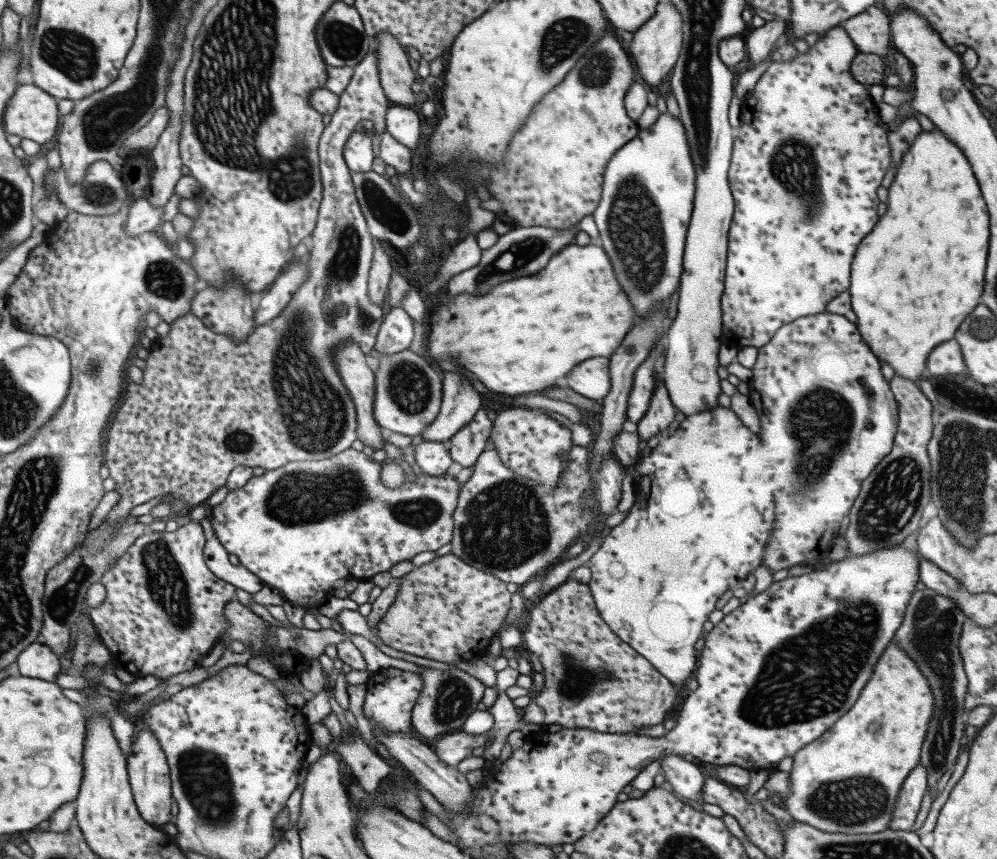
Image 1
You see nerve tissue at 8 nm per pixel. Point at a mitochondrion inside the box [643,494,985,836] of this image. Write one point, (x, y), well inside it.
(854, 627)

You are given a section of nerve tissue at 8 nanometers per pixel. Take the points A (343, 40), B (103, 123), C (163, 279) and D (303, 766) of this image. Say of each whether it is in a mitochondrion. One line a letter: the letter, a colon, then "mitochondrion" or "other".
A: mitochondrion
B: mitochondrion
C: mitochondrion
D: other

